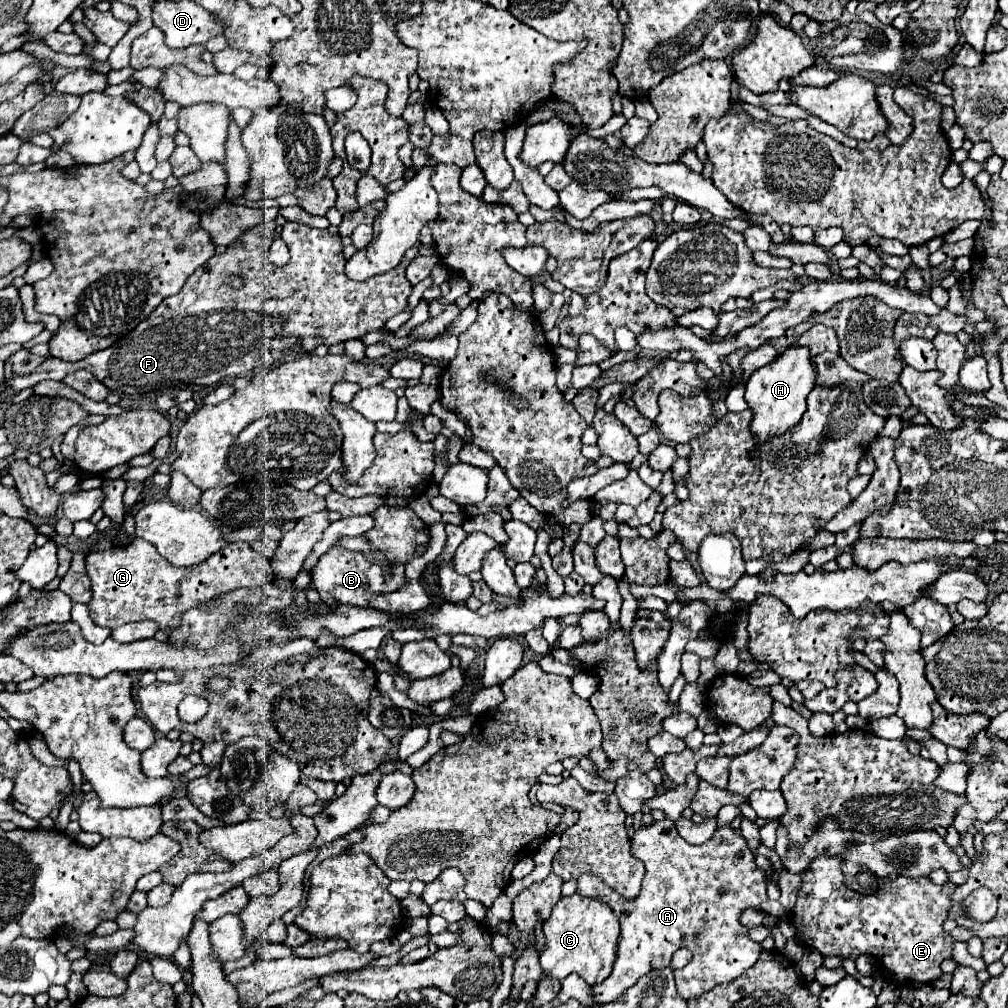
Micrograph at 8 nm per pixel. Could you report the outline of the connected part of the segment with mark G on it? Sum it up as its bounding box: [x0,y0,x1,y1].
[86,539,274,631]

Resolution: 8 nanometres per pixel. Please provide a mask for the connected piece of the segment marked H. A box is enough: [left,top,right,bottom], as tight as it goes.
[746,347,816,443]

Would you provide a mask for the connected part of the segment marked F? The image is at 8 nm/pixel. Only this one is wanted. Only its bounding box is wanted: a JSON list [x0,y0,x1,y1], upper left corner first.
[10,221,418,395]

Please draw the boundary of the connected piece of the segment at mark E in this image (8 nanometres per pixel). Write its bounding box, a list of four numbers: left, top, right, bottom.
[792,857,954,983]

